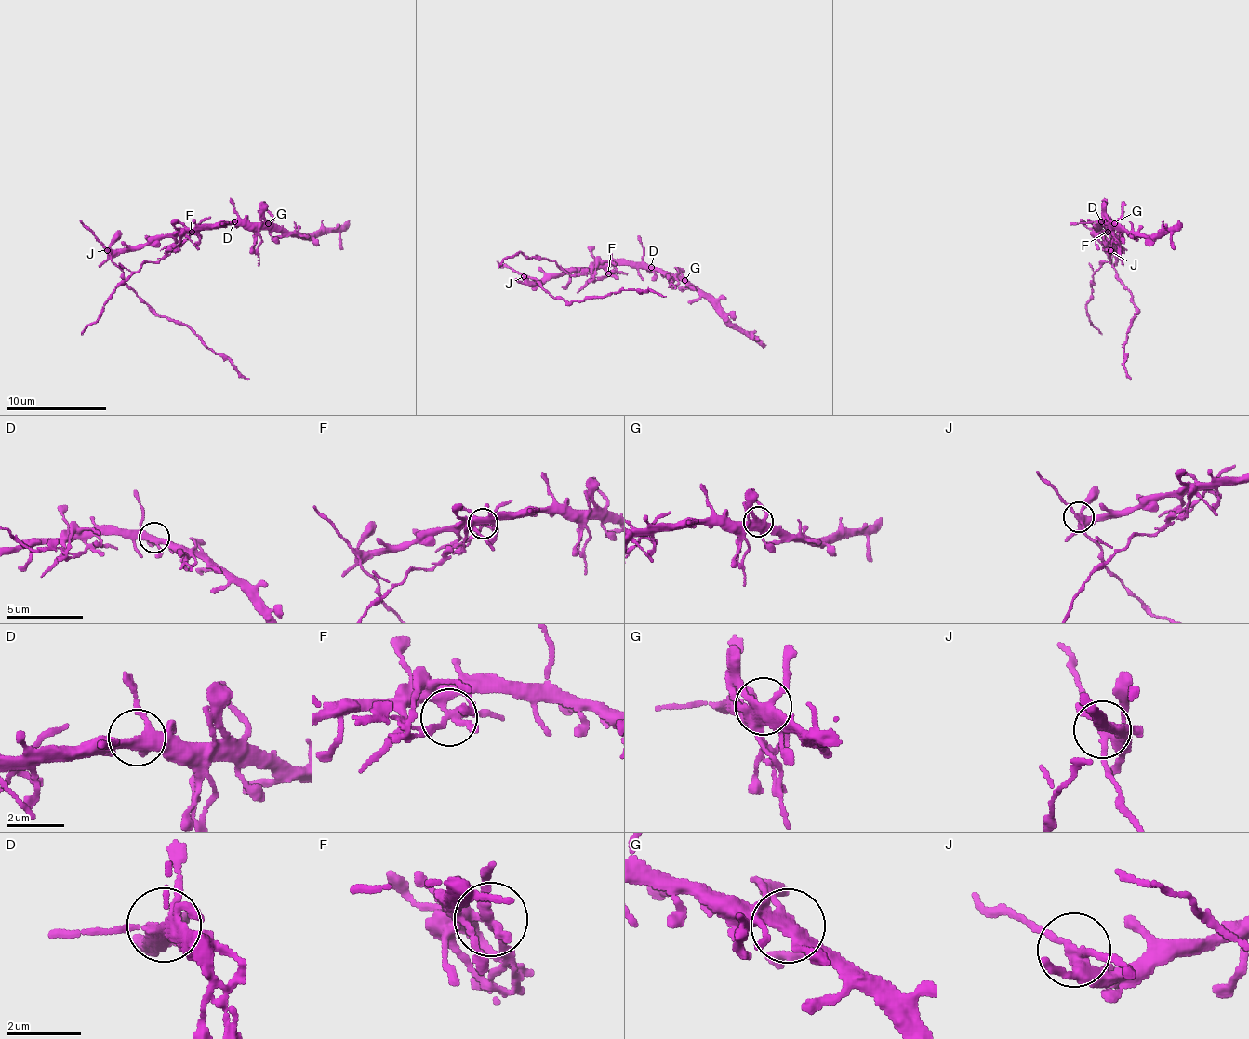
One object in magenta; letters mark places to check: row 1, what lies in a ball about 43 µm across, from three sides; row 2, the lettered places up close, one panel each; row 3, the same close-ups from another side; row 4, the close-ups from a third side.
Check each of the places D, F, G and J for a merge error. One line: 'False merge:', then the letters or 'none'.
False merge: F, J

